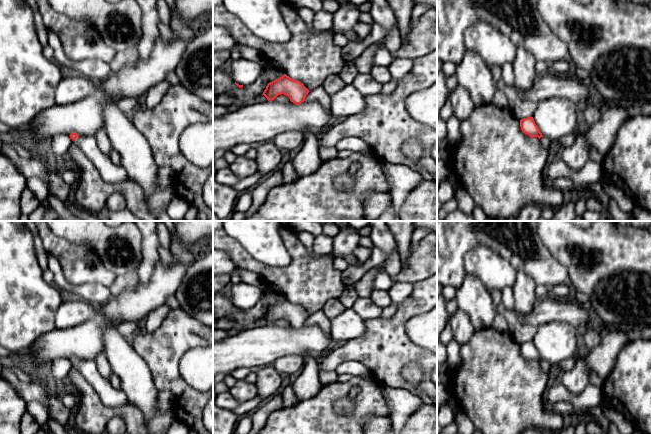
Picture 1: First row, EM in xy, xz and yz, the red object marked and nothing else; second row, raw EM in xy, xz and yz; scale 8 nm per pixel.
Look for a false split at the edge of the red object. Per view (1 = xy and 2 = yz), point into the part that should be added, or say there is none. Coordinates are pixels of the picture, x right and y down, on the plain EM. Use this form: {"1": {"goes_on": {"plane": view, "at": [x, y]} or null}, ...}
{"1": {"goes_on": {"plane": "xy", "at": [110, 397]}}, "2": {"goes_on": {"plane": "yz", "at": [544, 365]}}}

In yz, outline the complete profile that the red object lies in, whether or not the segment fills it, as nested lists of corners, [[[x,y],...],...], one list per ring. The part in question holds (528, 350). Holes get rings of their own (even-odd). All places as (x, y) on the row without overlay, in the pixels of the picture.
[[[527,341],[527,342],[521,343],[520,351],[523,357],[531,361],[538,361],[542,371],[547,374],[549,373],[551,364],[542,359],[533,341]]]

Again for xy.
[[[71,357],[69,360],[94,388],[106,407],[130,405],[125,393],[116,390],[109,380],[99,373],[95,360],[79,360],[77,357]]]

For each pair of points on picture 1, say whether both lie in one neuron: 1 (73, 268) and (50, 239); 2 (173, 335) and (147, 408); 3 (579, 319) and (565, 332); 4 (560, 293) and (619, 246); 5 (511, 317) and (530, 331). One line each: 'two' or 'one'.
1: one
2: two
3: two
4: one
5: one

